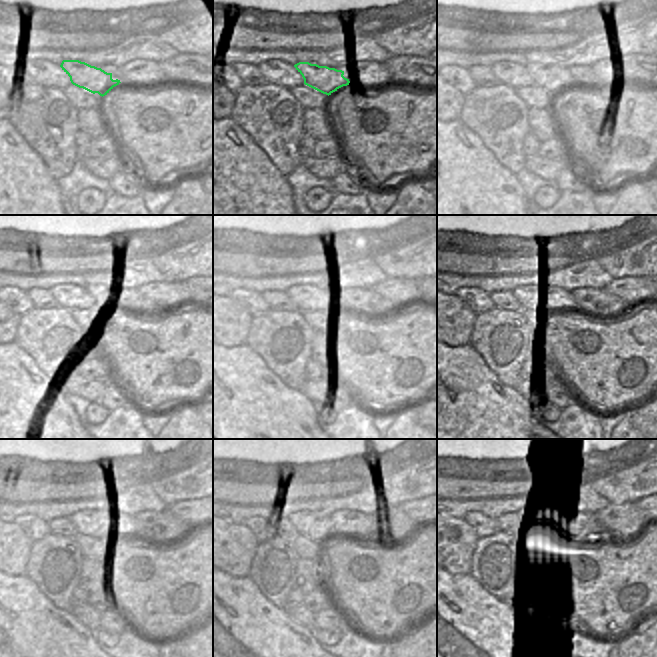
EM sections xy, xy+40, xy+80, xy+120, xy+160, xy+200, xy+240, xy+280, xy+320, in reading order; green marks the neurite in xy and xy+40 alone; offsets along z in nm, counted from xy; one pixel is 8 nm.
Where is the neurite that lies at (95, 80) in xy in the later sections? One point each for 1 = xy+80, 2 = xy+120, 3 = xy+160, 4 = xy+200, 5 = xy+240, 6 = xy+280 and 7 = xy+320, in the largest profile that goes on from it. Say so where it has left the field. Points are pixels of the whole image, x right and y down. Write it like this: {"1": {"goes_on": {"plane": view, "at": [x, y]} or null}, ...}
{"1": {"goes_on": {"plane": "xy+80", "at": [552, 79]}}, "2": {"goes_on": {"plane": "xy+120", "at": [106, 301]}}, "3": {"goes_on": {"plane": "xy+160", "at": [343, 303]}}, "4": {"goes_on": {"plane": "xy+200", "at": [567, 299]}}, "5": {"goes_on": {"plane": "xy+240", "at": [117, 522]}}, "6": {"goes_on": {"plane": "xy+280", "at": [349, 522]}}, "7": {"goes_on": {"plane": "xy+320", "at": [576, 522]}}}

